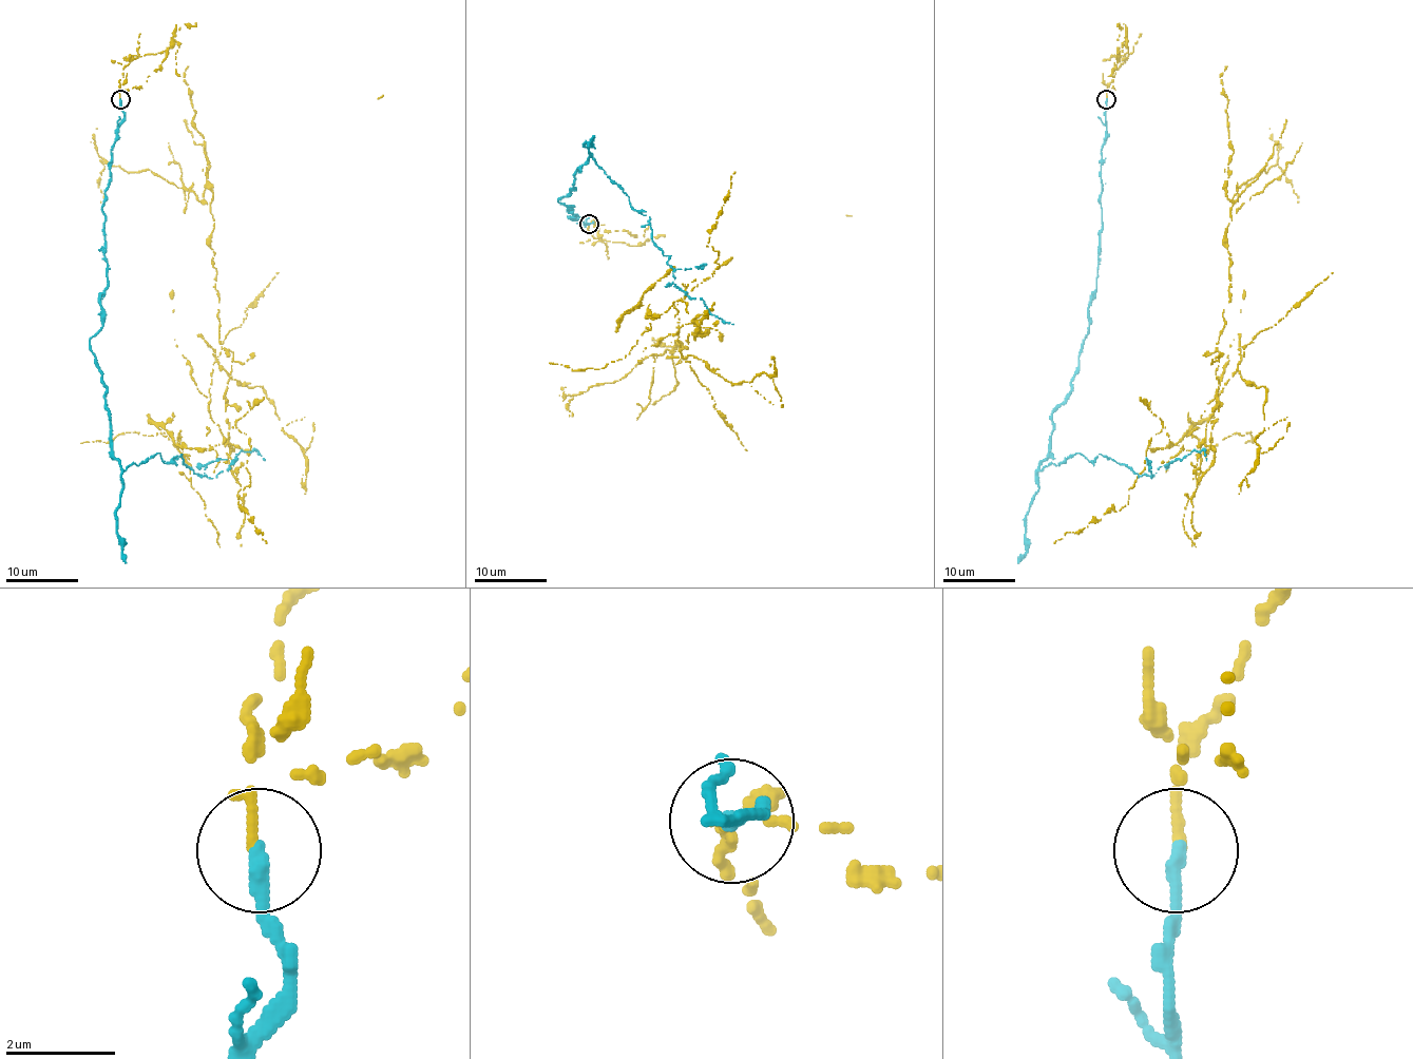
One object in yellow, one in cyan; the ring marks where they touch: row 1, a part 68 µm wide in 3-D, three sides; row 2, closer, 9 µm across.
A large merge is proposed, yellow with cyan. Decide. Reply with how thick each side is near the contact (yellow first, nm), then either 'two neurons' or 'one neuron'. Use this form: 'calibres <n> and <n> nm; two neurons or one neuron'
calibres 170 and 280 nm; two neurons

